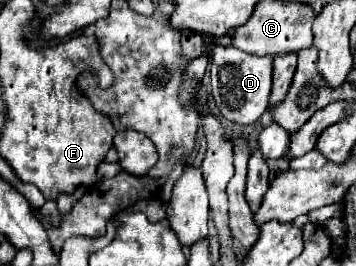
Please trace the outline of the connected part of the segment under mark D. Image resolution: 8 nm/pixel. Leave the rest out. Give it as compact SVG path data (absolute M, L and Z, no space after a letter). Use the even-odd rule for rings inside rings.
M215 45L211 53L211 95L219 113L239 125L255 123L265 111L271 95L271 57L257 57L243 53L231 45Z

